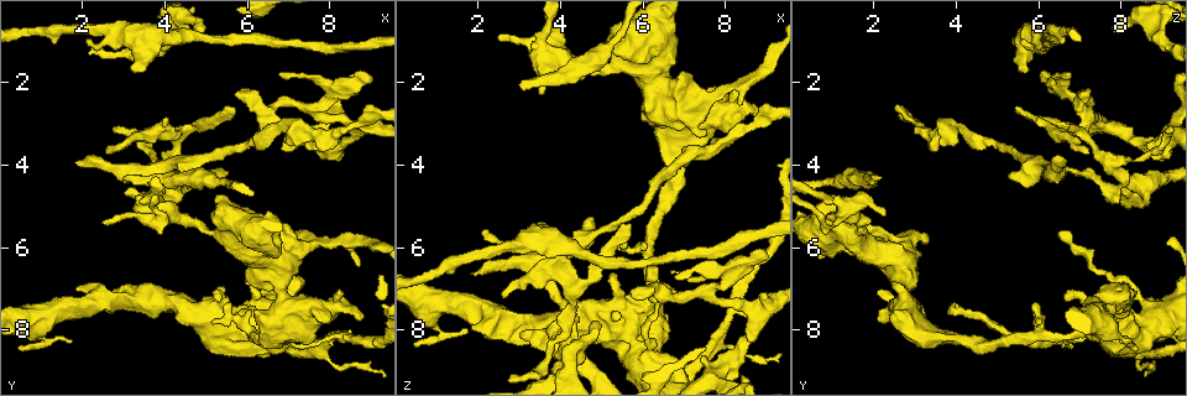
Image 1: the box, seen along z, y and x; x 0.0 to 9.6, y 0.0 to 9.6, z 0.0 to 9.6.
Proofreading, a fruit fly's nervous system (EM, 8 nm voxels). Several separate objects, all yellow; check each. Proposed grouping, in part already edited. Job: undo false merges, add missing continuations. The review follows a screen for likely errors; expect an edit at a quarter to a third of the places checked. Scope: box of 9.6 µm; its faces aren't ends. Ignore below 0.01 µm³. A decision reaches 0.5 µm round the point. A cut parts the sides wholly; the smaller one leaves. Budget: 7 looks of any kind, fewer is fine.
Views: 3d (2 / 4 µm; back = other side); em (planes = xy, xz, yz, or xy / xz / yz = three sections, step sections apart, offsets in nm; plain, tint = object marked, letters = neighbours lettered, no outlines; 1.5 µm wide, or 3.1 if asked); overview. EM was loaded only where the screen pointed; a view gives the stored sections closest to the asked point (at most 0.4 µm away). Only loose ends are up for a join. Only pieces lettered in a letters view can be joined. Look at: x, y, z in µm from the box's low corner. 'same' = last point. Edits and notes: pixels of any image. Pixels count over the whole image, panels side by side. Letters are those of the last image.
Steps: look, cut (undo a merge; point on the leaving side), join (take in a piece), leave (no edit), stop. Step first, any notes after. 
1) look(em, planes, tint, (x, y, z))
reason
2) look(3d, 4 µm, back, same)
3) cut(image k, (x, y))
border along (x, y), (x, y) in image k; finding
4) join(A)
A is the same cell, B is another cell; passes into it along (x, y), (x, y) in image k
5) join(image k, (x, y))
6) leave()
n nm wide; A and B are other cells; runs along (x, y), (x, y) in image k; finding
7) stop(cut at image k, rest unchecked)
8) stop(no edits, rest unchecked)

look(3d, 2 µm, back, (5.00, 0.75, 7.90))
an open end

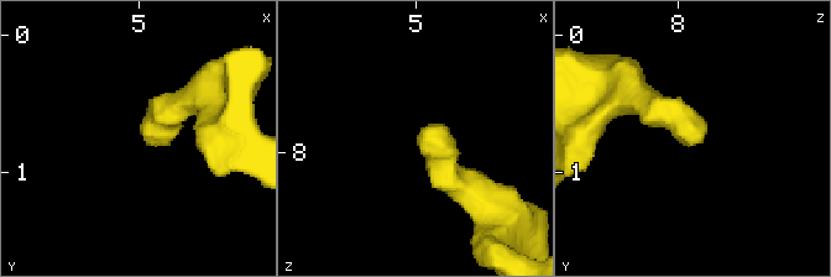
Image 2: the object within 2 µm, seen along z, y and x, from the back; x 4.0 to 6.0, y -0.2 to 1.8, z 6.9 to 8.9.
look(em, planes, letters, (4.96, 0.74, 7.90))

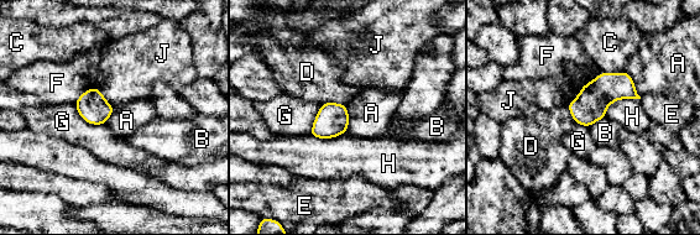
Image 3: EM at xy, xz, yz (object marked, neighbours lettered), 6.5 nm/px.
leave()
200 nm wide; A, B, C, D, E, F, G, H and J are other cells; border along (623, 71), (641, 97) in image 3; none of them fits

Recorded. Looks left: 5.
look(3d, 4 µm, (6.25, 7.55, 2.50))
an open end

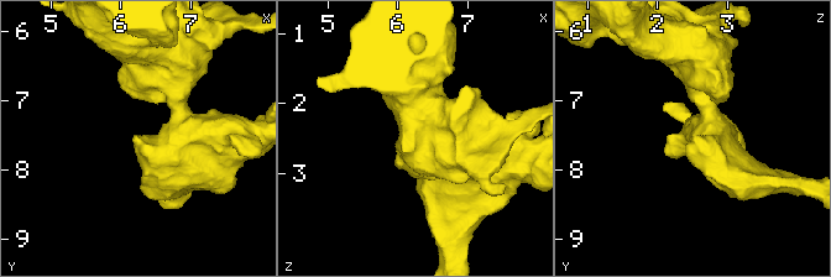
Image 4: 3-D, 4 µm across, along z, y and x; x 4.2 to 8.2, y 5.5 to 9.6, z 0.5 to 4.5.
look(em, xy, step 8, letters, (6.20, 7.55, 2.50))

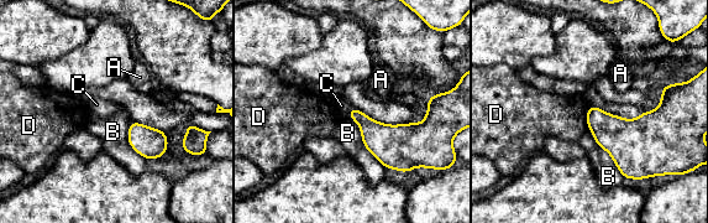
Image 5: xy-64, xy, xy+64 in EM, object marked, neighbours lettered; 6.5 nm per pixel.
leave()
A, B, C and D are other cells; border along (352, 108), (347, 117) in image 5; no lettered piece goes on from it

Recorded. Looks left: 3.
look(3d, 2 µm, (1.80, 3.90, 6.70))
free end

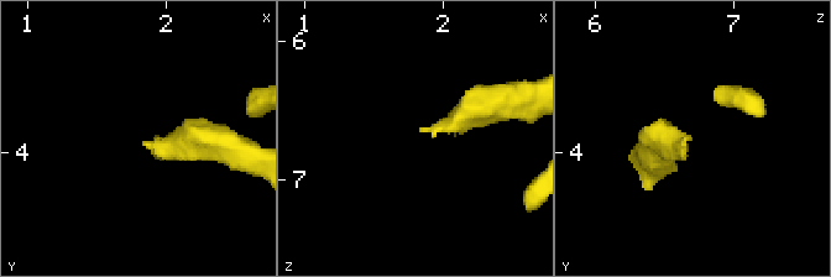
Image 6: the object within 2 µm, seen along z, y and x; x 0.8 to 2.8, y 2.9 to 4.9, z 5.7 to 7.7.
look(em, yz, step 4, letters, (1.84, 3.92, 6.66))
now the EM

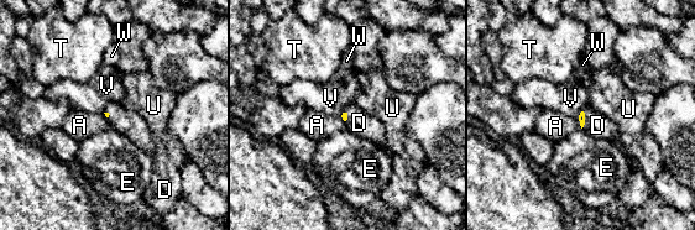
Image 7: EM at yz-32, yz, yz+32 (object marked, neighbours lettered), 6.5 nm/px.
look(em, planes, letters, same)

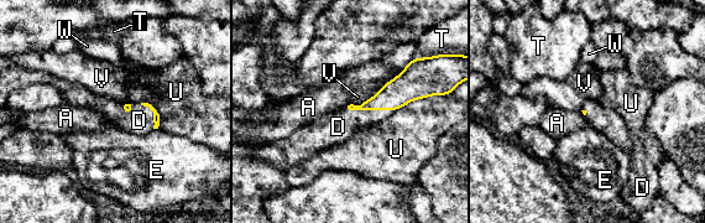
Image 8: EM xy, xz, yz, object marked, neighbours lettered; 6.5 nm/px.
join(D)
D is the same cell, A, E, T, U, V and W are other cells; the cell continues

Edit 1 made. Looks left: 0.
stop(join at image 8, rest unchecked)

